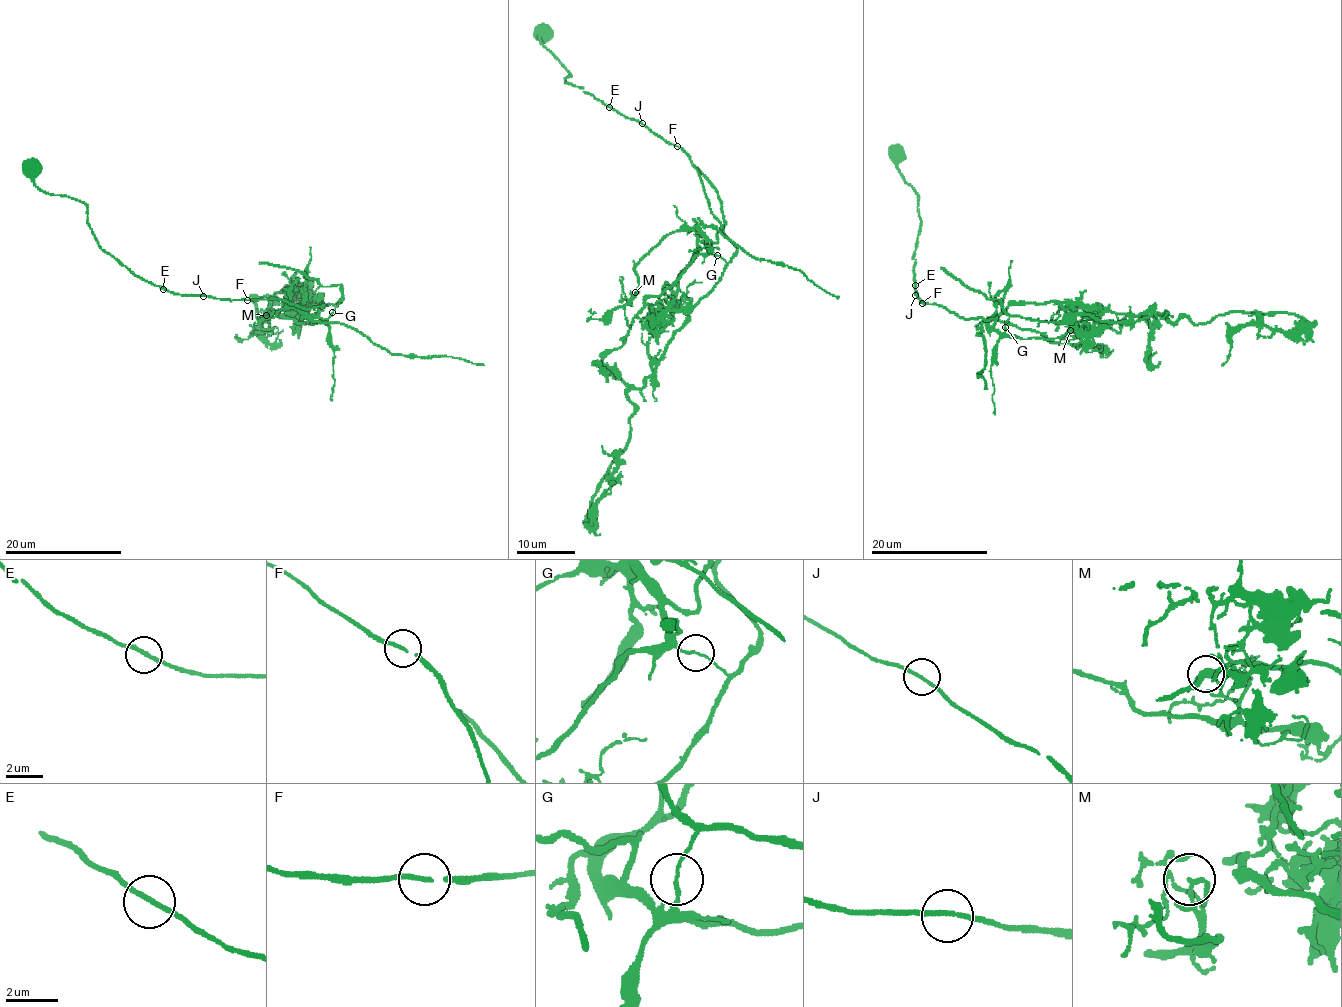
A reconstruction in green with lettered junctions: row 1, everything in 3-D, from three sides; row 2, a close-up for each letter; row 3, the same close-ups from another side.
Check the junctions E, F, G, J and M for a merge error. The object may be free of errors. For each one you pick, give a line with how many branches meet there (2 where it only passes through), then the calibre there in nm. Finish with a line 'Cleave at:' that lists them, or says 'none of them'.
G: Branches: 2. Thickness 100 nm
Cleave at: G

